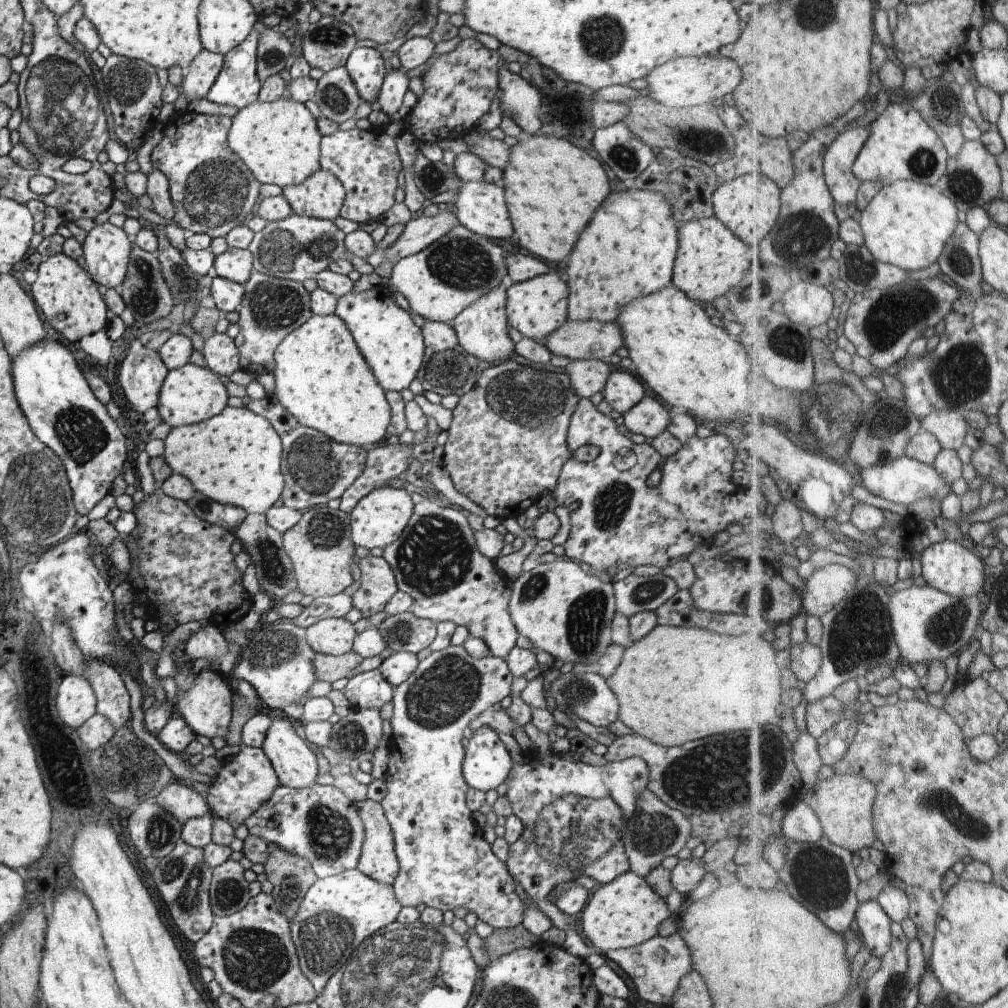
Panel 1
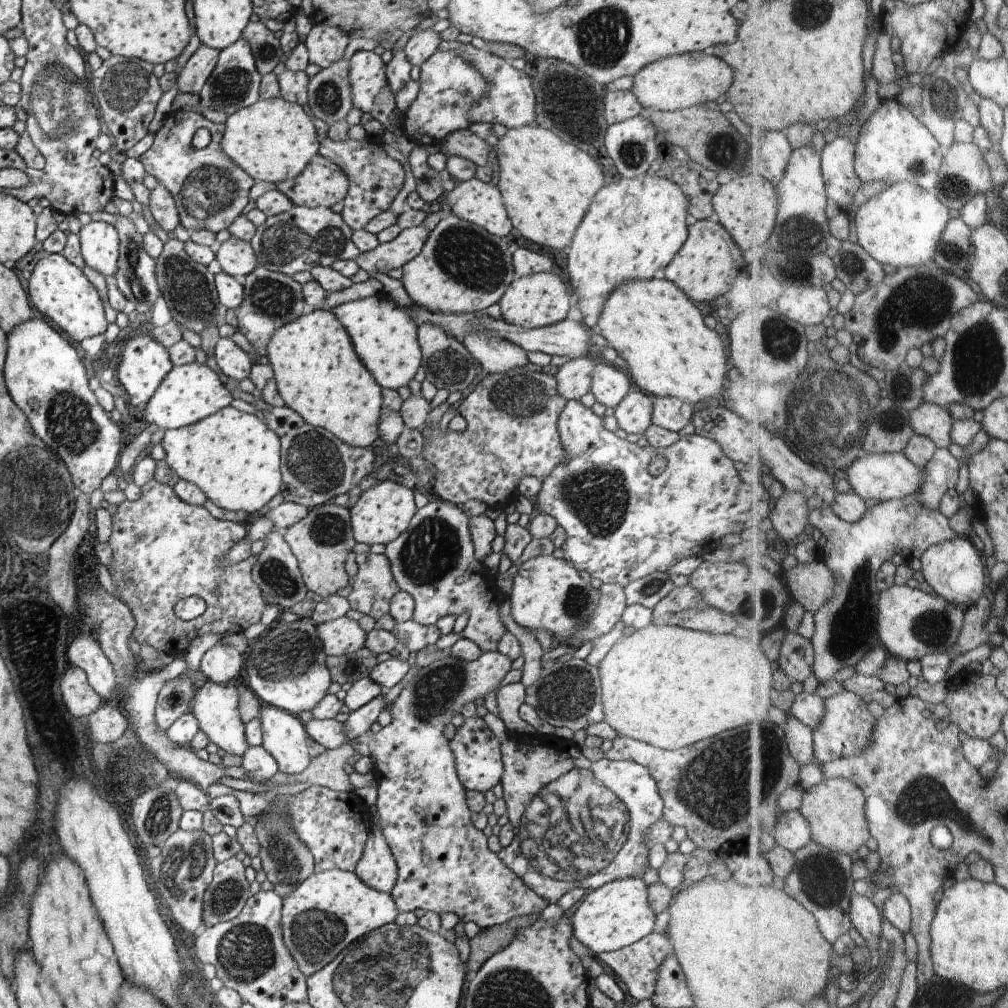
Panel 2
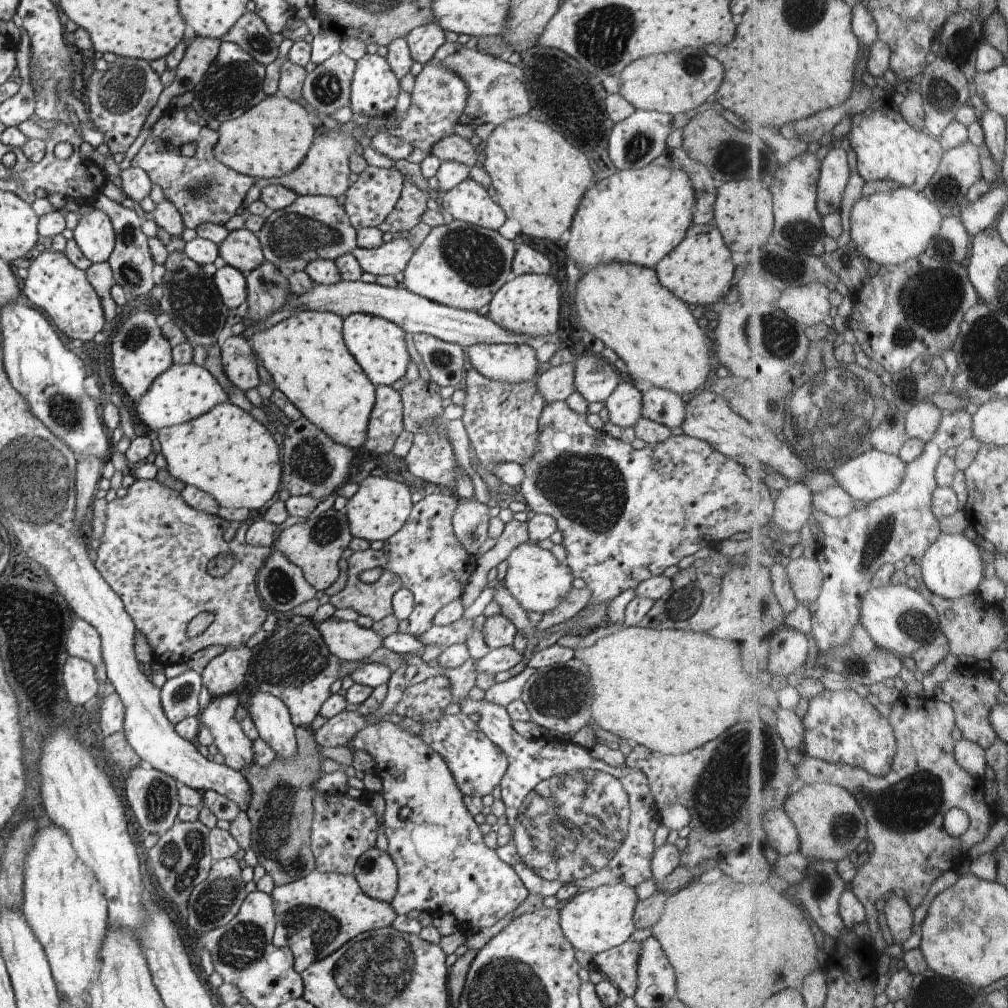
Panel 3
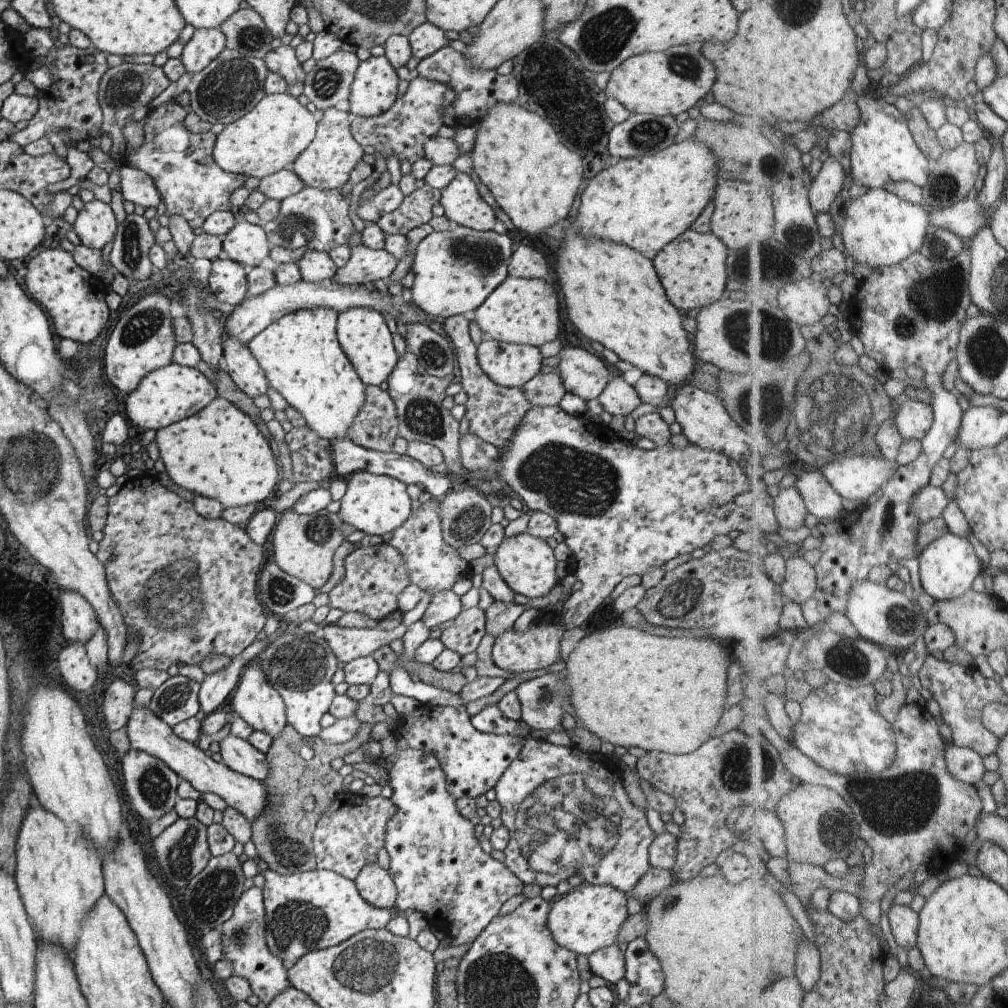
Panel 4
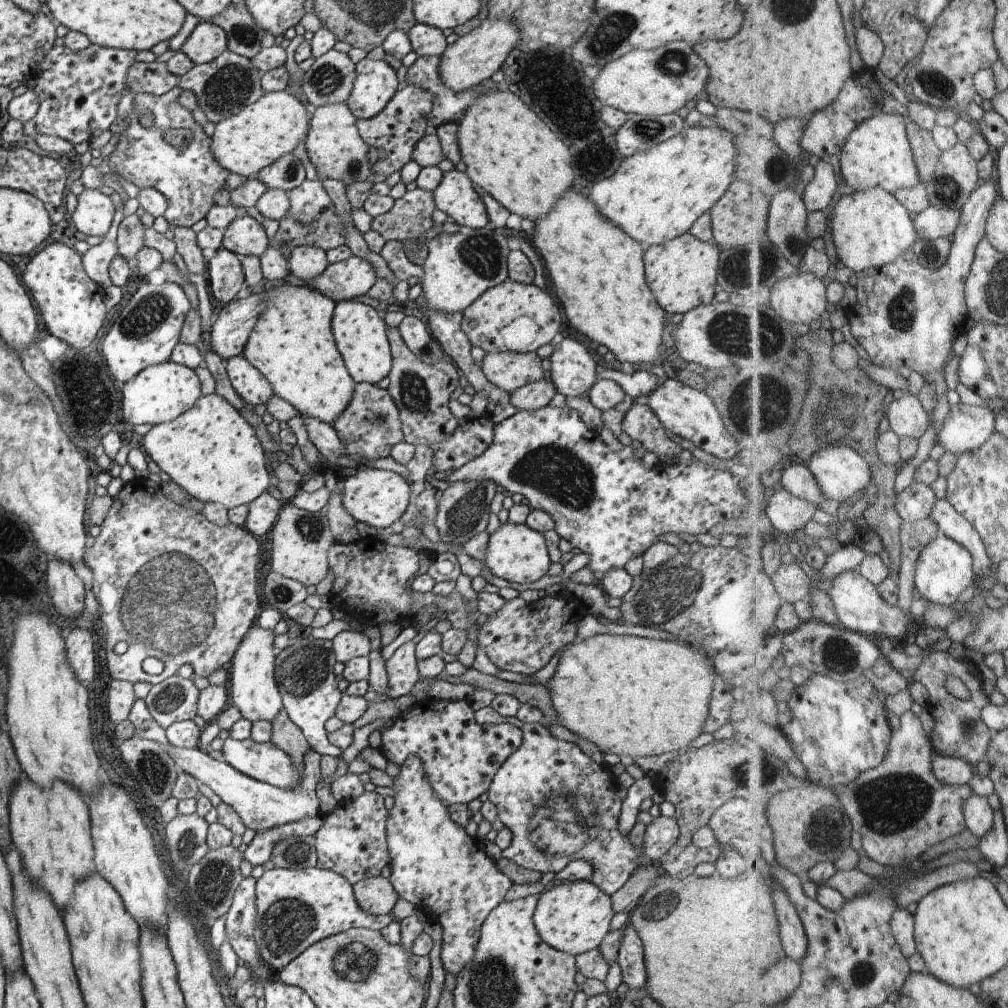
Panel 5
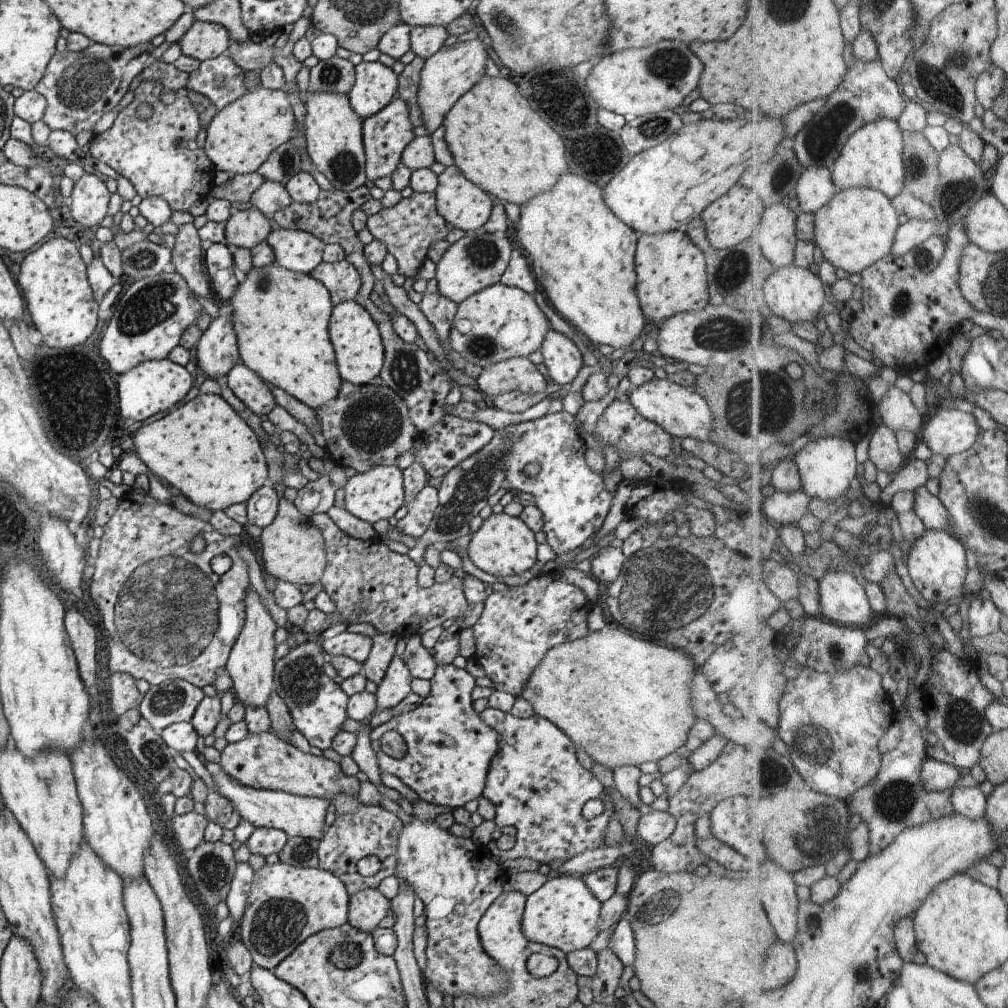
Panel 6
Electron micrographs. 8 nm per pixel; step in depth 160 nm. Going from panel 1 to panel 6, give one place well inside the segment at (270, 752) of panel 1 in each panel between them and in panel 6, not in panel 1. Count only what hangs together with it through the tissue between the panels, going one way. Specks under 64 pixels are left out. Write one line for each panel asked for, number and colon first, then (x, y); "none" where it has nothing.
2: (284, 736)
3: (272, 718)
4: (254, 700)
5: (251, 681)
6: (251, 666)

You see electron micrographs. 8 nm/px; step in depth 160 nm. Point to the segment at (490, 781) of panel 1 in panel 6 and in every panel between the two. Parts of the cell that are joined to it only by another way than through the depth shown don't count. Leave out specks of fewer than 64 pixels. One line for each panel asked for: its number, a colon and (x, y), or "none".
2: (478, 754)
3: (477, 764)
4: (473, 762)
5: (460, 757)
6: (449, 747)

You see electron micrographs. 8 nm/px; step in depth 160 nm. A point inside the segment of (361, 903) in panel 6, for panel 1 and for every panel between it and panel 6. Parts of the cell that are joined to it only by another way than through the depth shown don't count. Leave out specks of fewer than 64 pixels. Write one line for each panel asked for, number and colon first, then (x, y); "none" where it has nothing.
1: (378, 860)
2: (376, 868)
3: (375, 872)
4: (374, 883)
5: (376, 896)

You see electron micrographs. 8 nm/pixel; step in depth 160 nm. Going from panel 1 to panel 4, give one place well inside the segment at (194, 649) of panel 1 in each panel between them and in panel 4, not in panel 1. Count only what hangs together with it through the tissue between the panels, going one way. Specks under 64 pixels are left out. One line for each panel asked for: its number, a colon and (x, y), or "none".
2: (221, 664)
3: (223, 675)
4: (215, 688)

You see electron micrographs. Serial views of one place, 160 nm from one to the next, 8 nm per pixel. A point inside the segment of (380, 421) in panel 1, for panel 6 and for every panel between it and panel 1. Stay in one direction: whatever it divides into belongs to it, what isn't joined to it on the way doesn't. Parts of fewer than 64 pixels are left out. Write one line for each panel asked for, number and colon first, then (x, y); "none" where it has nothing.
2: (318, 373)
3: (305, 354)
4: (302, 359)
5: (292, 345)
6: (281, 317)

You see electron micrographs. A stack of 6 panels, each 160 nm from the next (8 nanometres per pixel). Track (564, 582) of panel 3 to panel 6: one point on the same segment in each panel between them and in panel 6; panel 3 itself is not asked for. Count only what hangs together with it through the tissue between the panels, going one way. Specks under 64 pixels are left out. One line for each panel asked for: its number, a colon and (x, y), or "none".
4: (528, 565)
5: (517, 553)
6: (503, 545)

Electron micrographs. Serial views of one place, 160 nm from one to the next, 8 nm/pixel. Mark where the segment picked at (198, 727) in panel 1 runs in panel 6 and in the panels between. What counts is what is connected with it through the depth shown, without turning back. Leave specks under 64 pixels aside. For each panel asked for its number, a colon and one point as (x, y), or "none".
2: (215, 707)
3: (218, 716)
4: (239, 755)
5: (265, 762)
6: (263, 760)

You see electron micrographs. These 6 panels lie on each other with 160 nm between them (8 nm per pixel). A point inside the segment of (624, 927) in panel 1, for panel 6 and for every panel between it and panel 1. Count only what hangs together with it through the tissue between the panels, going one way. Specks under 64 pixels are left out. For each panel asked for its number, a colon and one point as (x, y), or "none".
2: (616, 915)
3: (596, 920)
4: (588, 919)
5: (574, 917)
6: (563, 914)

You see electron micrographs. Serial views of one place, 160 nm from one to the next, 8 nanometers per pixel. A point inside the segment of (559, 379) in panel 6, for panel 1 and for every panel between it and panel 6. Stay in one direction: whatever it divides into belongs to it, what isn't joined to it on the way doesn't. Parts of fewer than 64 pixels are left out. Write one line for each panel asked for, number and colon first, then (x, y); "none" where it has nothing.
1: (622, 392)
2: (609, 385)
3: (596, 378)
4: (584, 374)
5: (573, 371)

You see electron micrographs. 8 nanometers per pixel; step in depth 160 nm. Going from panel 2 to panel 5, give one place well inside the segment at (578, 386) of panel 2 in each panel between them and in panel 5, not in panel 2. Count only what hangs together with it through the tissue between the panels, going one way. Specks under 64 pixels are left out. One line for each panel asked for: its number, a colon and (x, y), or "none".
3: (556, 384)
4: (547, 390)
5: (536, 395)

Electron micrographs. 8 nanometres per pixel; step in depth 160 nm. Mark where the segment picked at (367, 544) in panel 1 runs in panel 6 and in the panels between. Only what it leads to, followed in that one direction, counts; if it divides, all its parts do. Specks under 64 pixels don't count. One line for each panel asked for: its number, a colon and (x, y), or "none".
2: (382, 513)
3: (380, 508)
4: (376, 504)
5: (379, 497)
6: (377, 493)

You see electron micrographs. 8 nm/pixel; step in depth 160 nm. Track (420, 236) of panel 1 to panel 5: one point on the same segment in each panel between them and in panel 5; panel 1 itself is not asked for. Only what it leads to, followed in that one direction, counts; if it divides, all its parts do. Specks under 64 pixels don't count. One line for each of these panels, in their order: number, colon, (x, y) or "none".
2: (408, 244)
3: (389, 259)
4: (366, 265)
5: (342, 281)

